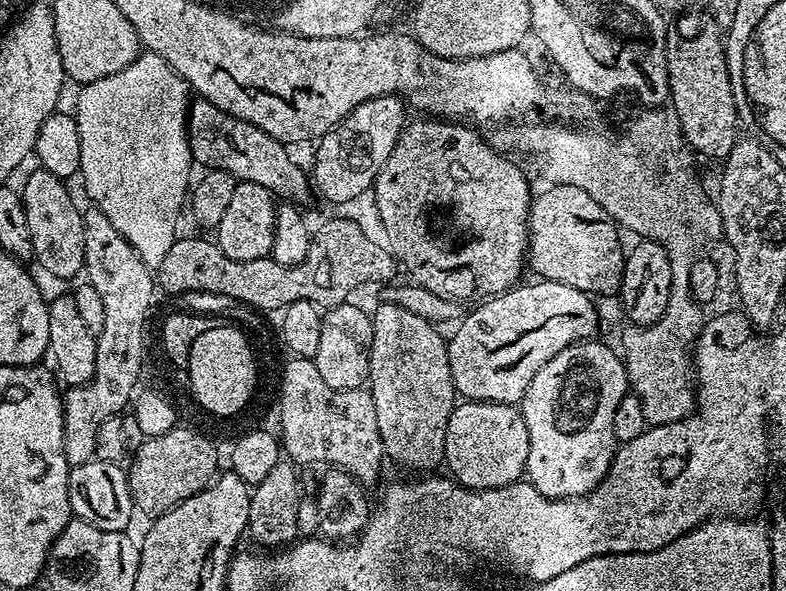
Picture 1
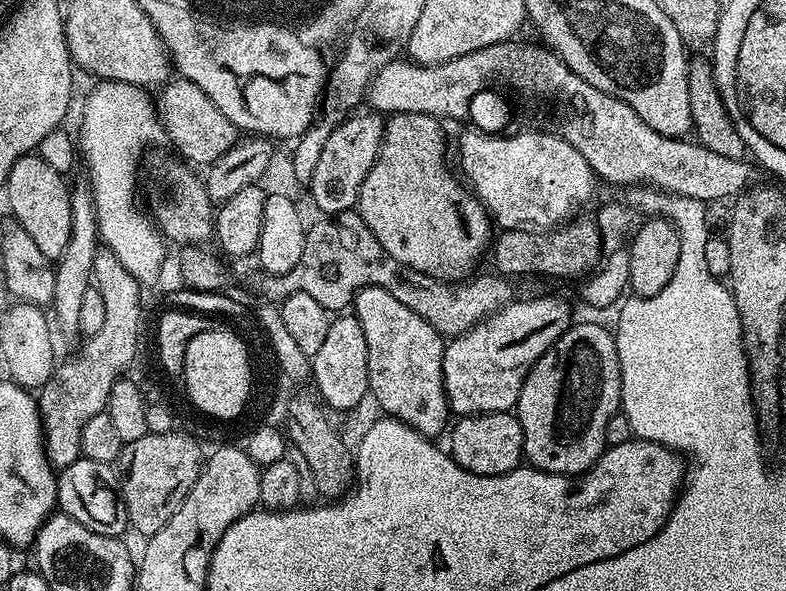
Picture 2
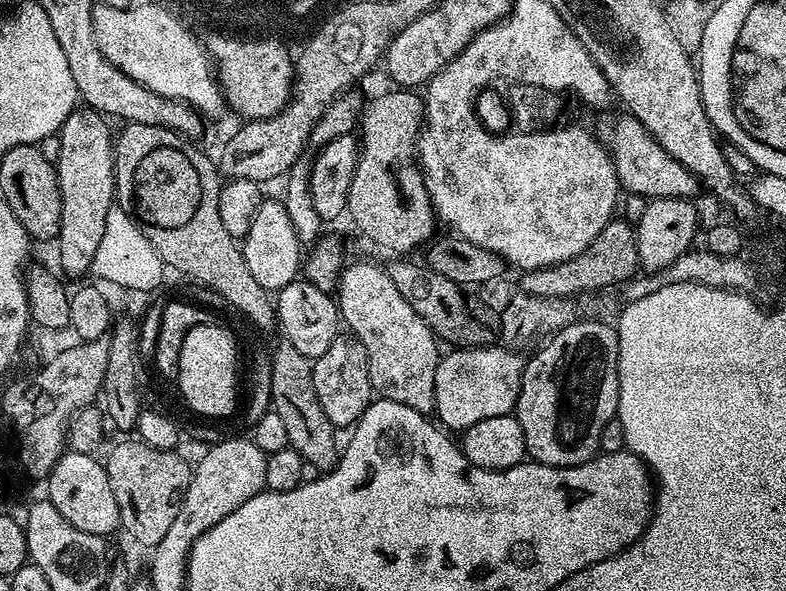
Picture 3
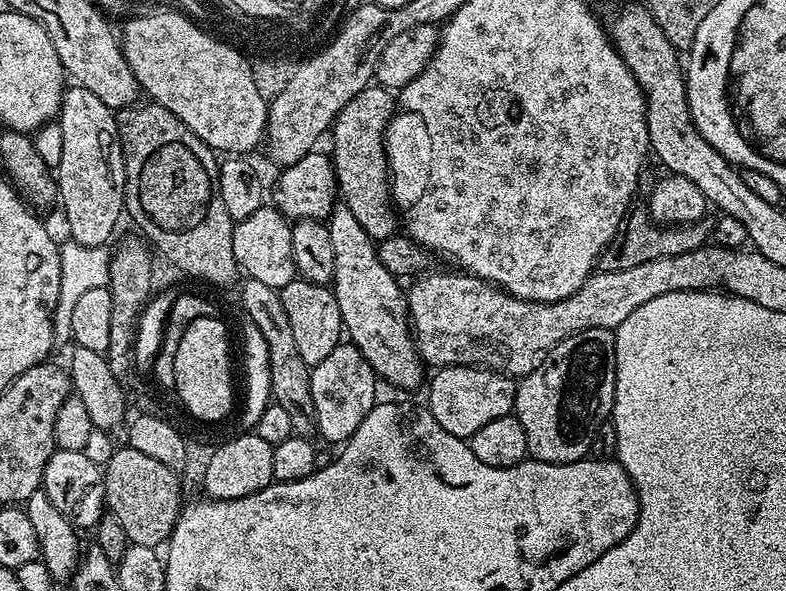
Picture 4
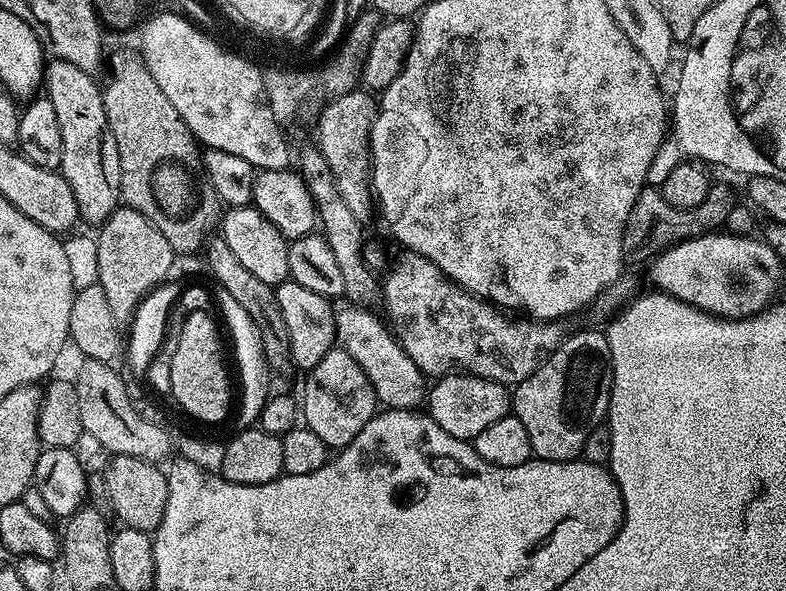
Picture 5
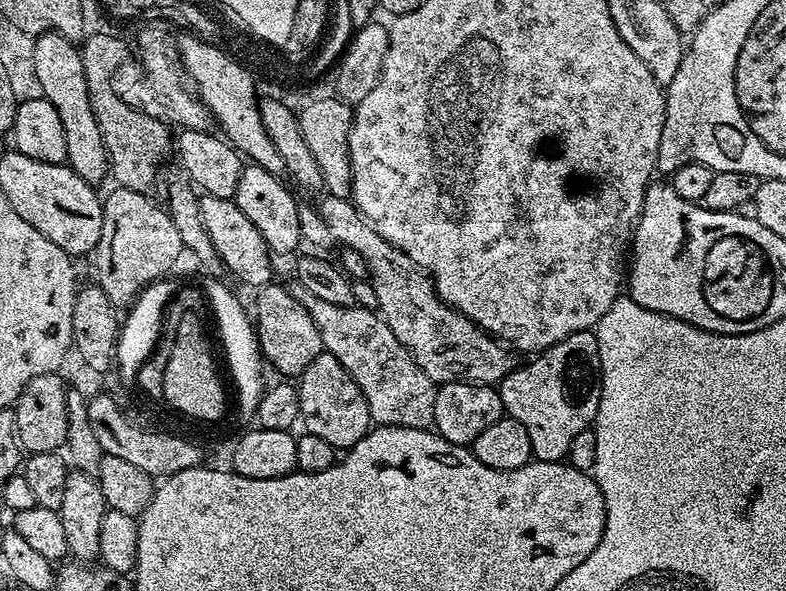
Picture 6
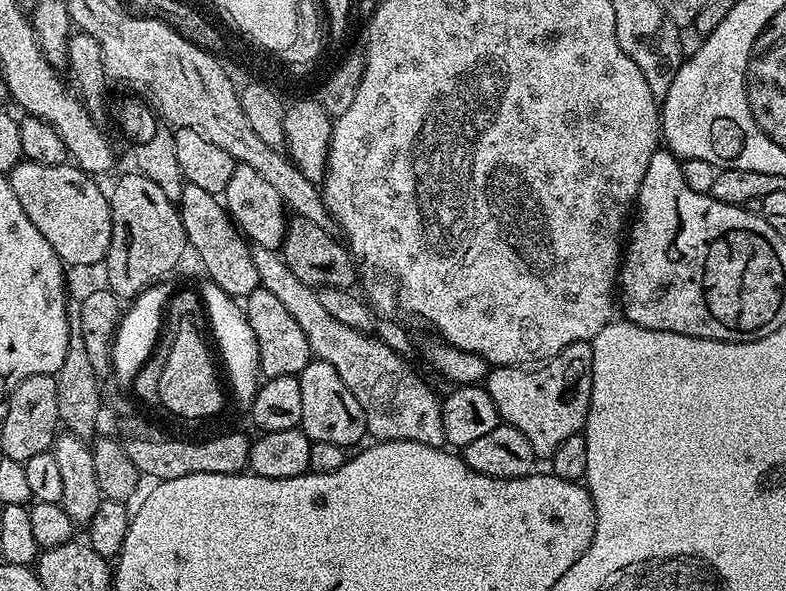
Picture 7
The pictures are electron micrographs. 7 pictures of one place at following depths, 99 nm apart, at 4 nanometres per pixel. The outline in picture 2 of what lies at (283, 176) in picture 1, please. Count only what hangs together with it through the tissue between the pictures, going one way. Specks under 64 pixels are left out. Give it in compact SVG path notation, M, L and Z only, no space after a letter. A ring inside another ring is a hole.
M172 78L159 89L160 97L155 97L156 113L160 115L160 125L164 128L167 143L176 147L175 155L189 165L212 165L237 144L238 129L194 82L183 78Z

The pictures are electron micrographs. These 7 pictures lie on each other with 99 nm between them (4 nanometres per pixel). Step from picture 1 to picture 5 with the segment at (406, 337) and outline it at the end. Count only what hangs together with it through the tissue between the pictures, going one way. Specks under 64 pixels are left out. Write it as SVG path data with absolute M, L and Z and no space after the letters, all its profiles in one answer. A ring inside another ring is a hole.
M319 147L304 148L300 152L300 165L298 171L300 177L306 182L310 190L310 198L316 207L316 219L319 227L322 229L322 235L330 250L334 252L335 261L342 270L342 282L344 283L343 295L349 296L351 303L356 306L372 306L377 303L381 295L382 288L378 283L374 273L364 265L363 246L366 241L366 235L362 229L362 221L354 218L354 214L346 206L342 194L338 194L338 186L334 182L334 173L330 170L326 158L319 150Z

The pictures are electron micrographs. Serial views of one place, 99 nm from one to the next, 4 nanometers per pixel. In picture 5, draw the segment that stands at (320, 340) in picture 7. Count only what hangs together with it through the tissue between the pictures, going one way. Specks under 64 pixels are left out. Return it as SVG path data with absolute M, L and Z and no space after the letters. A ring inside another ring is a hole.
M364 306L347 307L335 309L336 339L339 347L346 349L350 358L354 358L358 366L362 366L366 378L370 378L370 386L377 401L384 408L419 409L426 400L424 373L410 358L410 354L406 354L406 350L396 339L391 327L381 317L380 321L372 310Z

